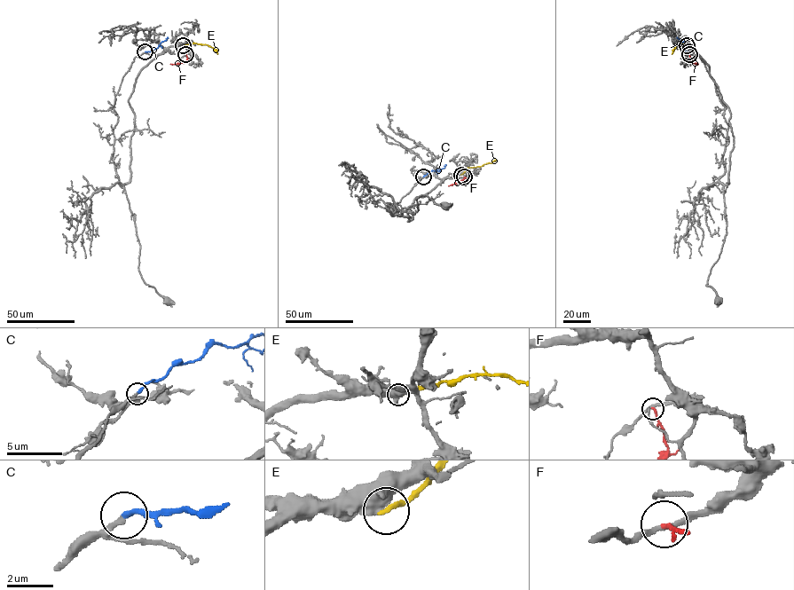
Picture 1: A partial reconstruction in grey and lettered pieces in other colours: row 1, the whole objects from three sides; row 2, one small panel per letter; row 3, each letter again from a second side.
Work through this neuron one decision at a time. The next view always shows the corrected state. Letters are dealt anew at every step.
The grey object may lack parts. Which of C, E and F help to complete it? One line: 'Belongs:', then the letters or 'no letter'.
Belongs: C

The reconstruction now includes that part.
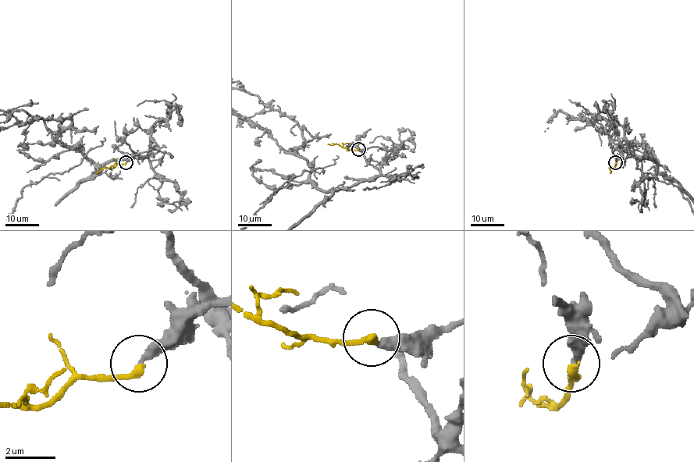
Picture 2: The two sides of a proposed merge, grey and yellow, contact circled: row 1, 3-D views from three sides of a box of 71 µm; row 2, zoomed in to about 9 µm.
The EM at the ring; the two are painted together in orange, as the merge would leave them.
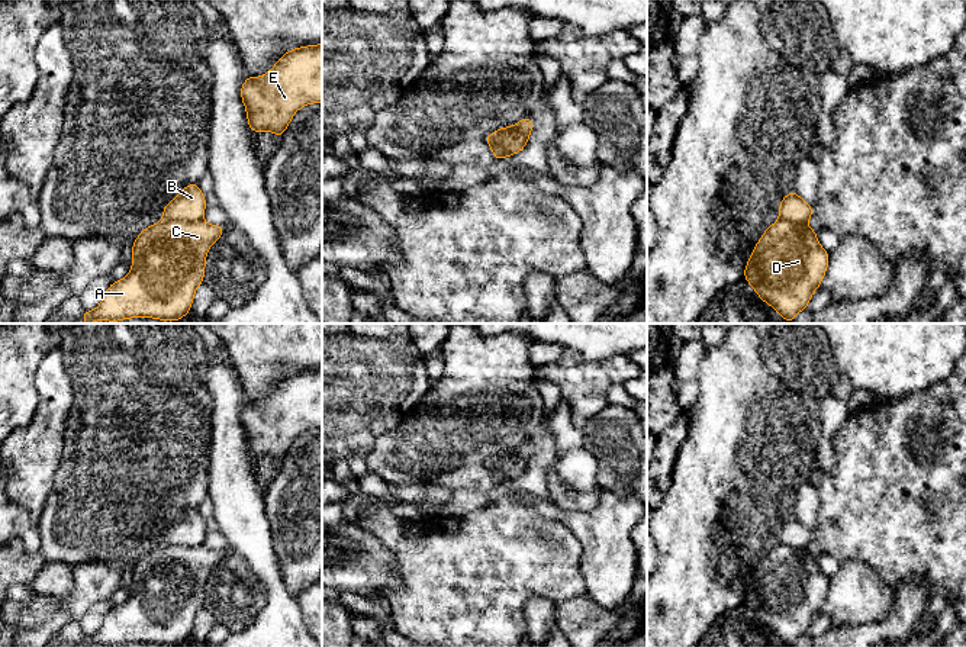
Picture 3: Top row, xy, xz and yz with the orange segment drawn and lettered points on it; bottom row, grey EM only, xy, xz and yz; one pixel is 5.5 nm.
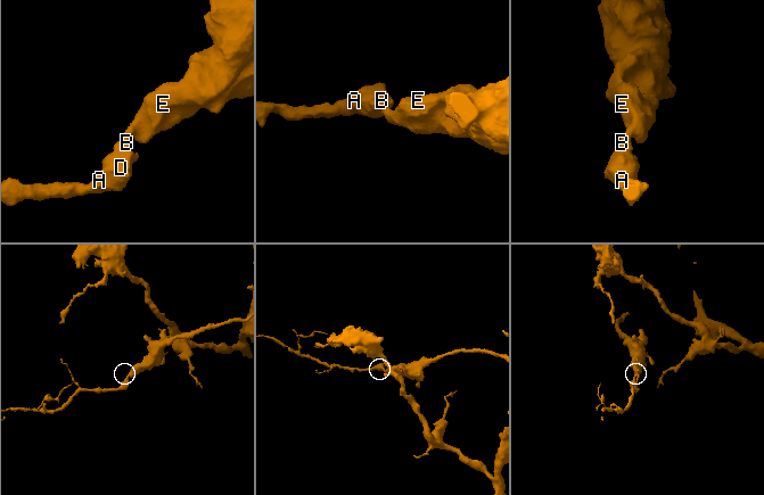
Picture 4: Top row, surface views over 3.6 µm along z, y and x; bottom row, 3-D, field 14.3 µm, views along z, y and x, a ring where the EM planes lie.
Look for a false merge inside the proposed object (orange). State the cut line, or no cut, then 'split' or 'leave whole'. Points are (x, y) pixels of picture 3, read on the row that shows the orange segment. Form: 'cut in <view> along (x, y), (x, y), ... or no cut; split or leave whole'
cut in xy along (163, 218), (202, 221); split

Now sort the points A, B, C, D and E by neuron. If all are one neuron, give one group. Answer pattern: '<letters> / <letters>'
A C D / B E

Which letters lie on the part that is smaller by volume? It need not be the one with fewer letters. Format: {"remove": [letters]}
{"remove": ["A", "C", "D"]}

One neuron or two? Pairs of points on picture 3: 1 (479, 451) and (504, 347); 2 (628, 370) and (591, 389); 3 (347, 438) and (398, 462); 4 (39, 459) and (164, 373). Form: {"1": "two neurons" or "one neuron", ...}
{"1": "one neuron", "2": "one neuron", "3": "two neurons", "4": "two neurons"}

